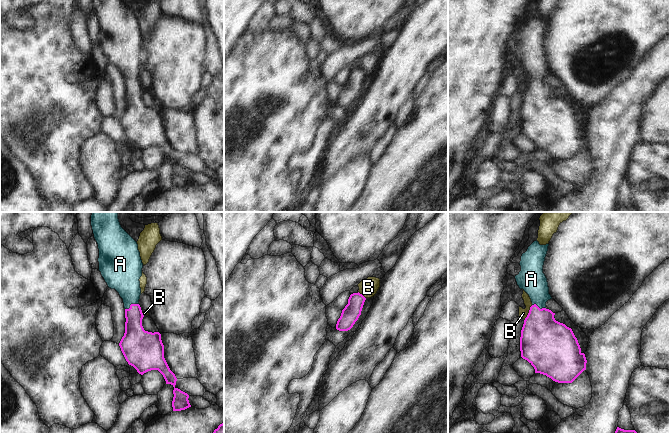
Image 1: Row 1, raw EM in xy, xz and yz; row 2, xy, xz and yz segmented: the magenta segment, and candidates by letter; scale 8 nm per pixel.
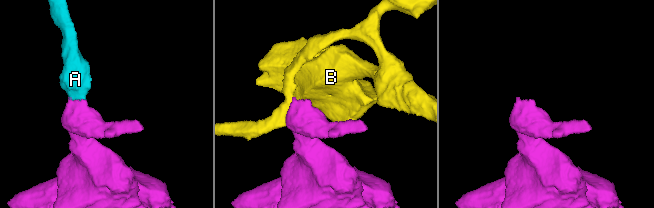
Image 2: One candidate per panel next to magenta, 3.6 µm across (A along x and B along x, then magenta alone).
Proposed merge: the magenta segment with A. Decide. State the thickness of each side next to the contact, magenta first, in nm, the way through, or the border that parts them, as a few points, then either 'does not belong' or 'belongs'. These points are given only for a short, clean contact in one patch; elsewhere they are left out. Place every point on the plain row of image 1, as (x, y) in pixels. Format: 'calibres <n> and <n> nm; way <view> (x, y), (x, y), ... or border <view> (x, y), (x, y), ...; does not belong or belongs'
calibres 170 and 260 nm; way xy (134, 111), (131, 80), (130, 67), (123, 50); belongs

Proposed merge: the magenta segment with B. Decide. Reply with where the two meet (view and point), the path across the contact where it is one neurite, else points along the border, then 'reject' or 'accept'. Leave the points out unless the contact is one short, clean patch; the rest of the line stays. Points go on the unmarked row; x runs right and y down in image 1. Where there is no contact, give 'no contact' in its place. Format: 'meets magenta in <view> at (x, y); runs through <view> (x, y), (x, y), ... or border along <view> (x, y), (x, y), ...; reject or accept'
meets magenta in yz at (529, 88); border along yz (532, 81), (524, 94); reject

